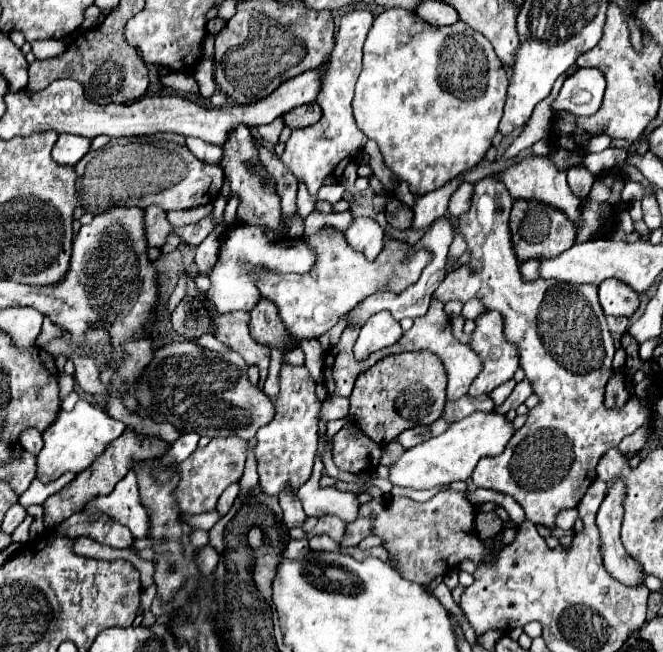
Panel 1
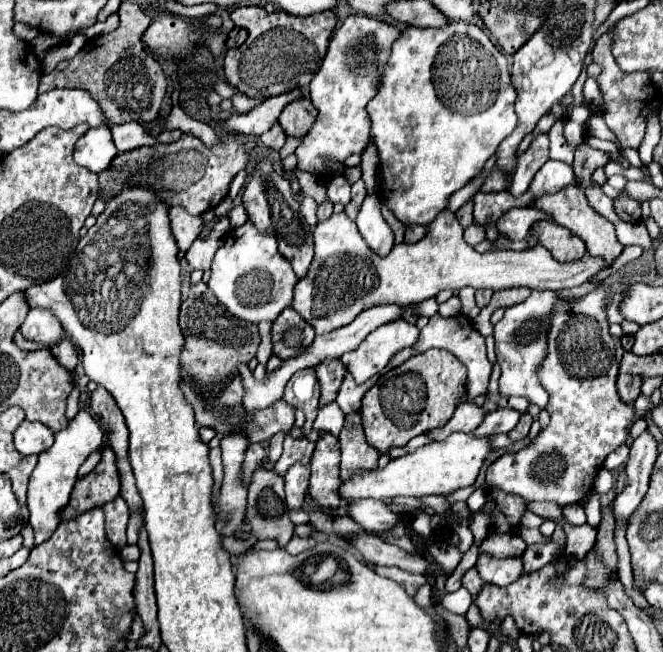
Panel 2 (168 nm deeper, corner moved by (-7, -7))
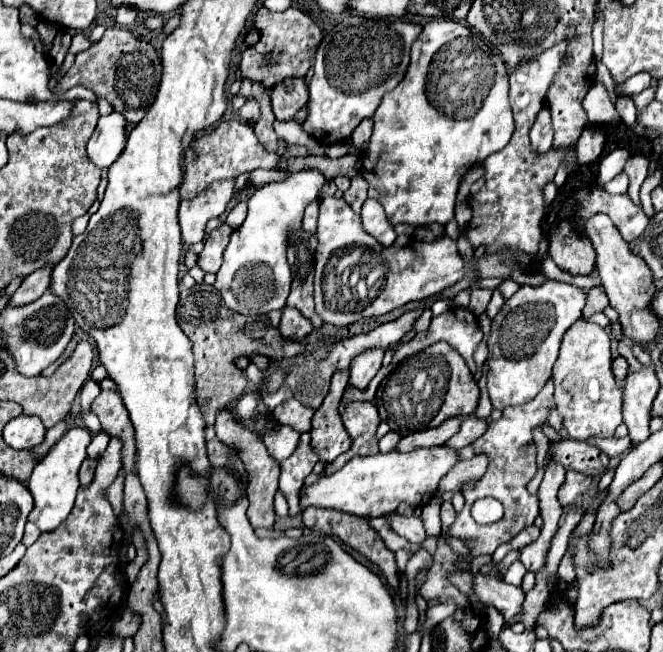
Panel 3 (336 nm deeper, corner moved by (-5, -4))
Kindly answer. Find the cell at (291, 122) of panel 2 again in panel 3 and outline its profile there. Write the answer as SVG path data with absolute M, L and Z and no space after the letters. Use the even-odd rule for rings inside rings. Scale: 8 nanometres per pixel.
M293 77L283 85L275 85L271 89L271 105L277 121L293 121L295 115L307 107L309 93L305 79Z

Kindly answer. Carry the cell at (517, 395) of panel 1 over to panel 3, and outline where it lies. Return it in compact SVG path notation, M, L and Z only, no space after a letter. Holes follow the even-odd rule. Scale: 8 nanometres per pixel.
M469 415L463 419L461 431L457 435L453 435L447 445L453 445L453 449L461 449L465 445L471 445L475 439L479 439L491 425L491 419L479 419L475 415Z

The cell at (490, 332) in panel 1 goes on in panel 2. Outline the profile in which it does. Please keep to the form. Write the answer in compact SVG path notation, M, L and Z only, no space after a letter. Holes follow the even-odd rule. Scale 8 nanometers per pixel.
M533 290L531 296L515 306L505 308L505 316L495 324L495 354L501 366L501 380L499 380L499 394L503 398L509 396L525 396L539 408L545 408L549 394L541 386L537 378L537 368L541 360L547 356L547 328L555 308L559 294L551 290Z

